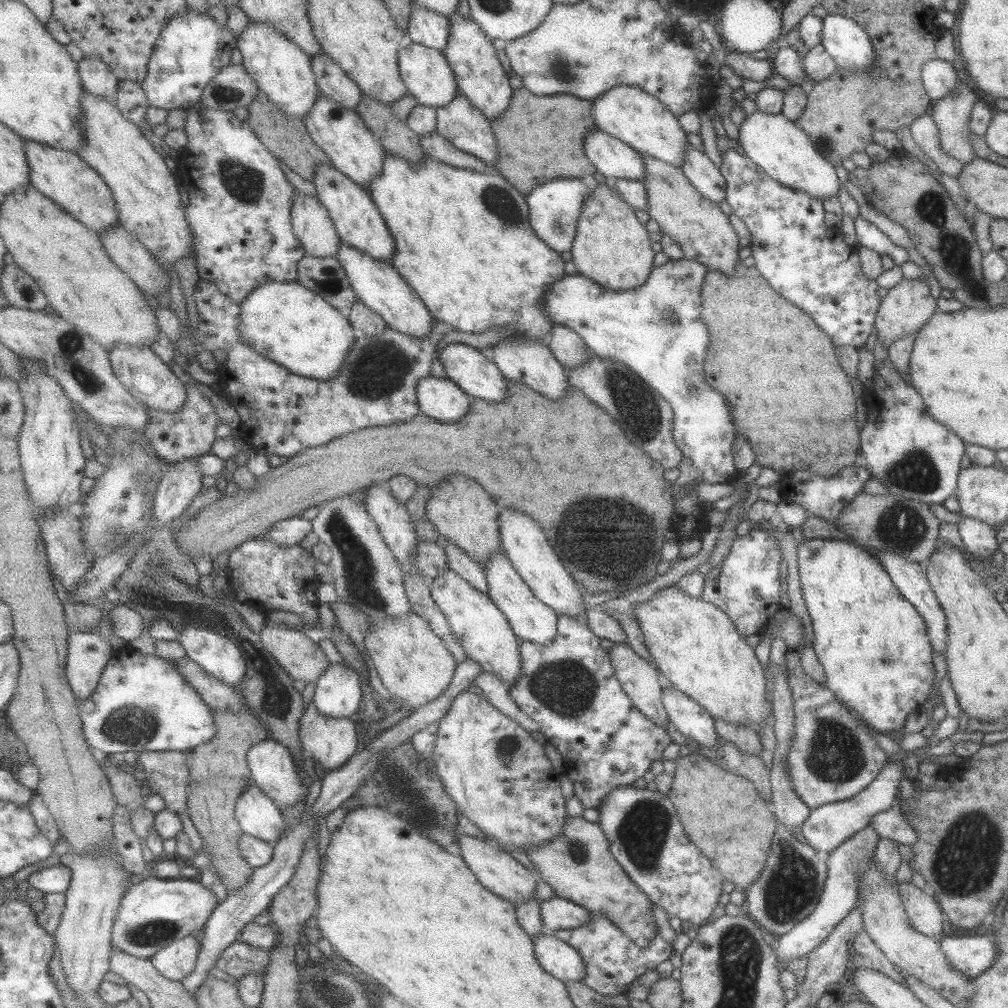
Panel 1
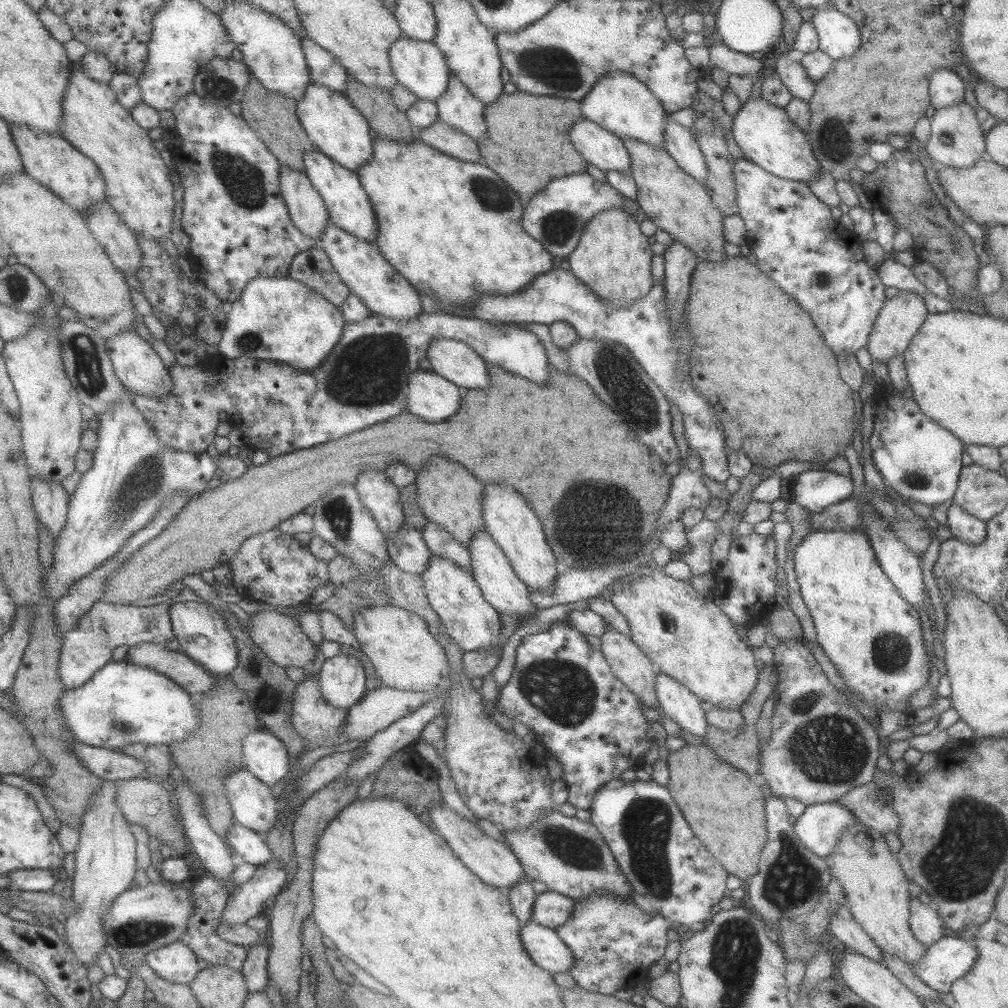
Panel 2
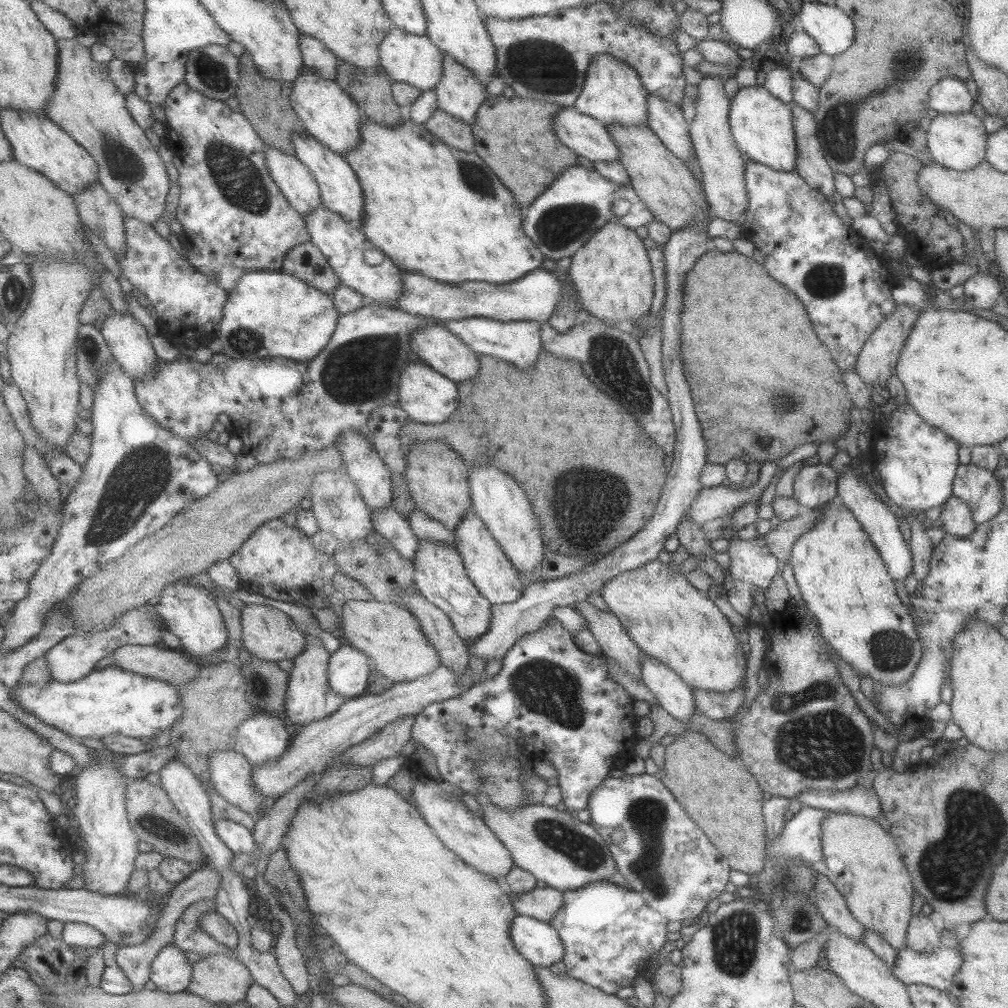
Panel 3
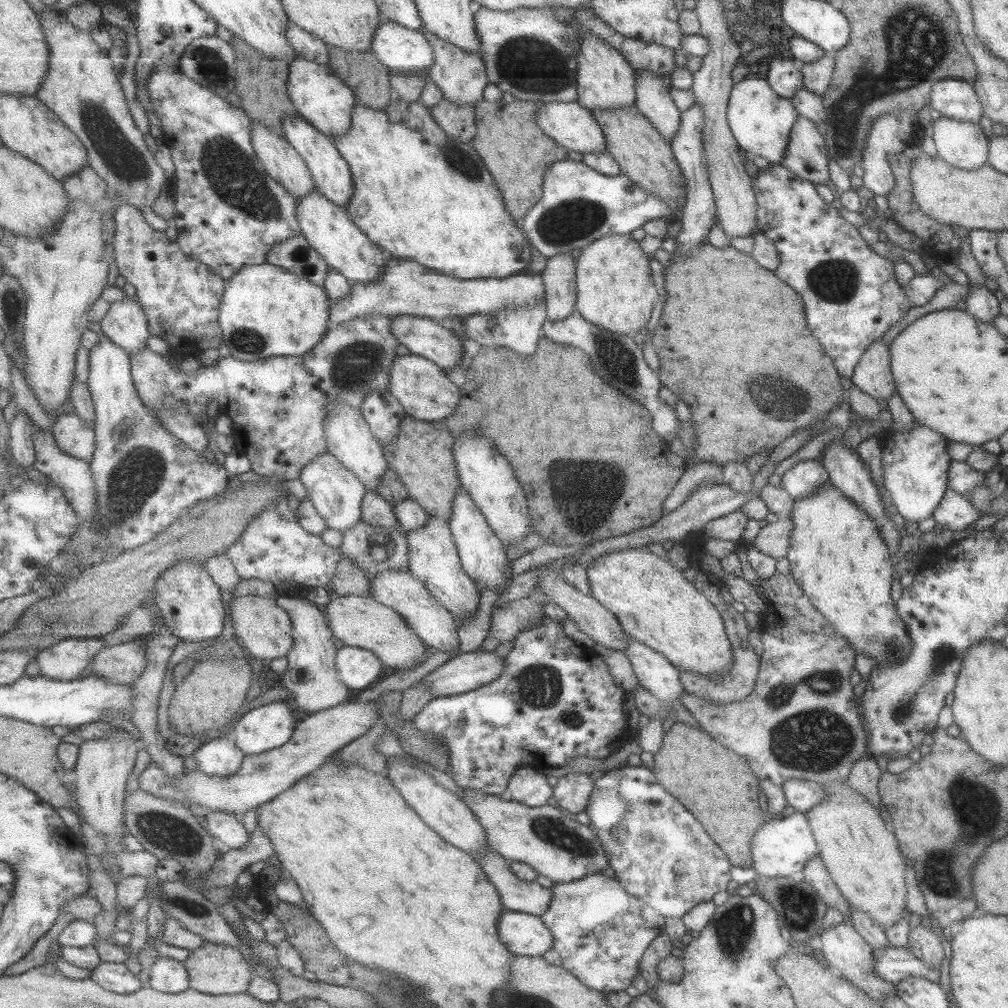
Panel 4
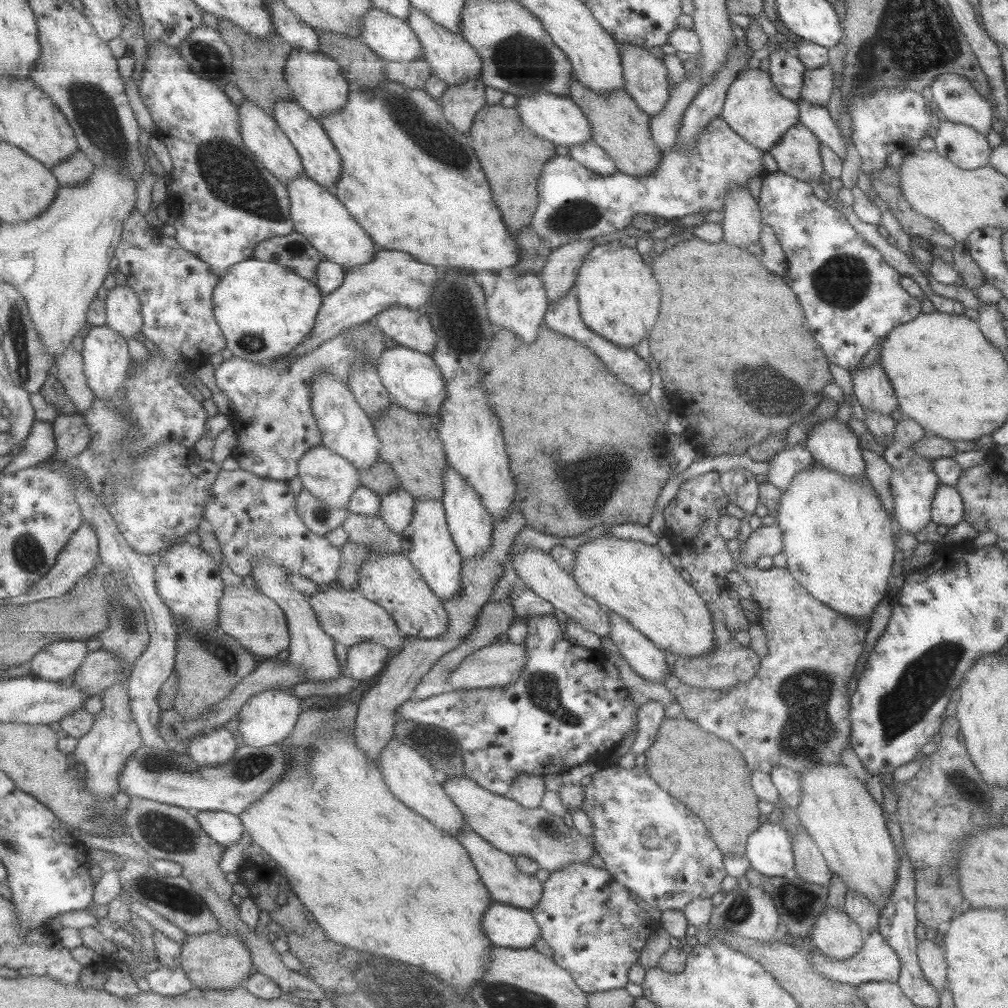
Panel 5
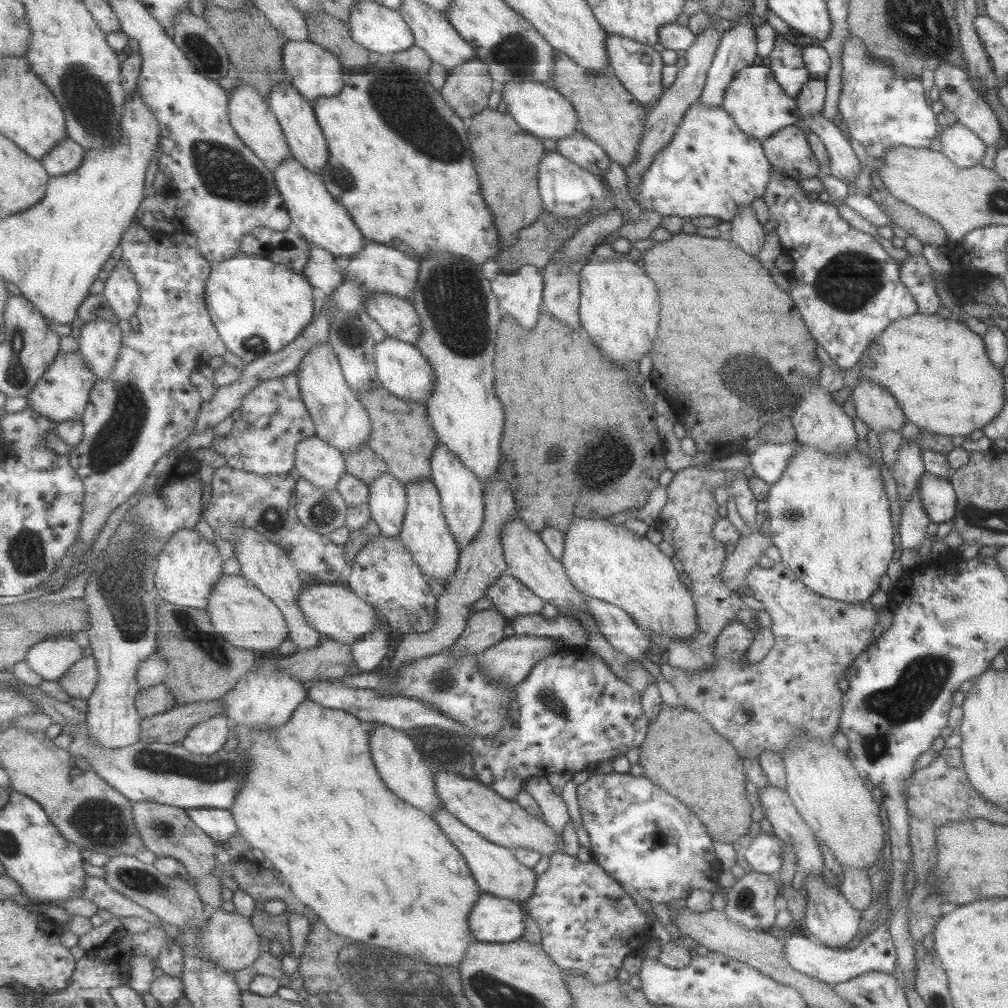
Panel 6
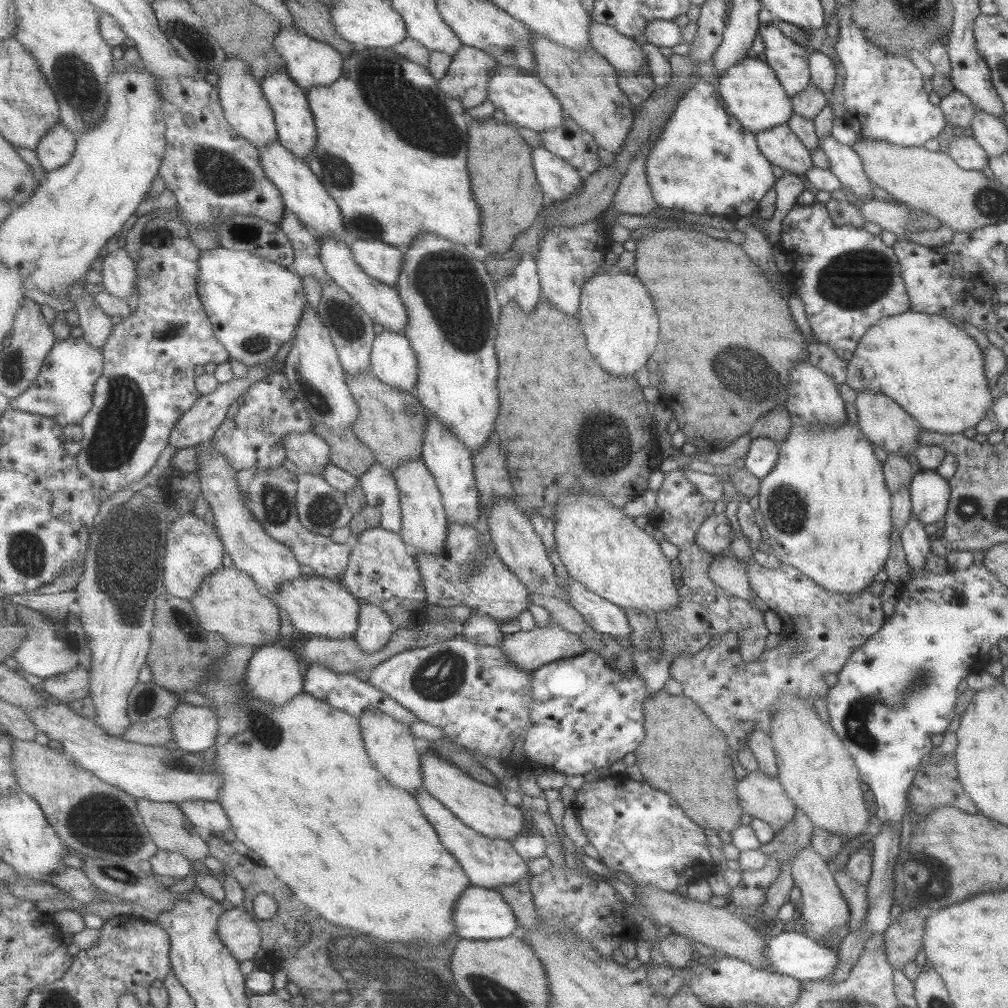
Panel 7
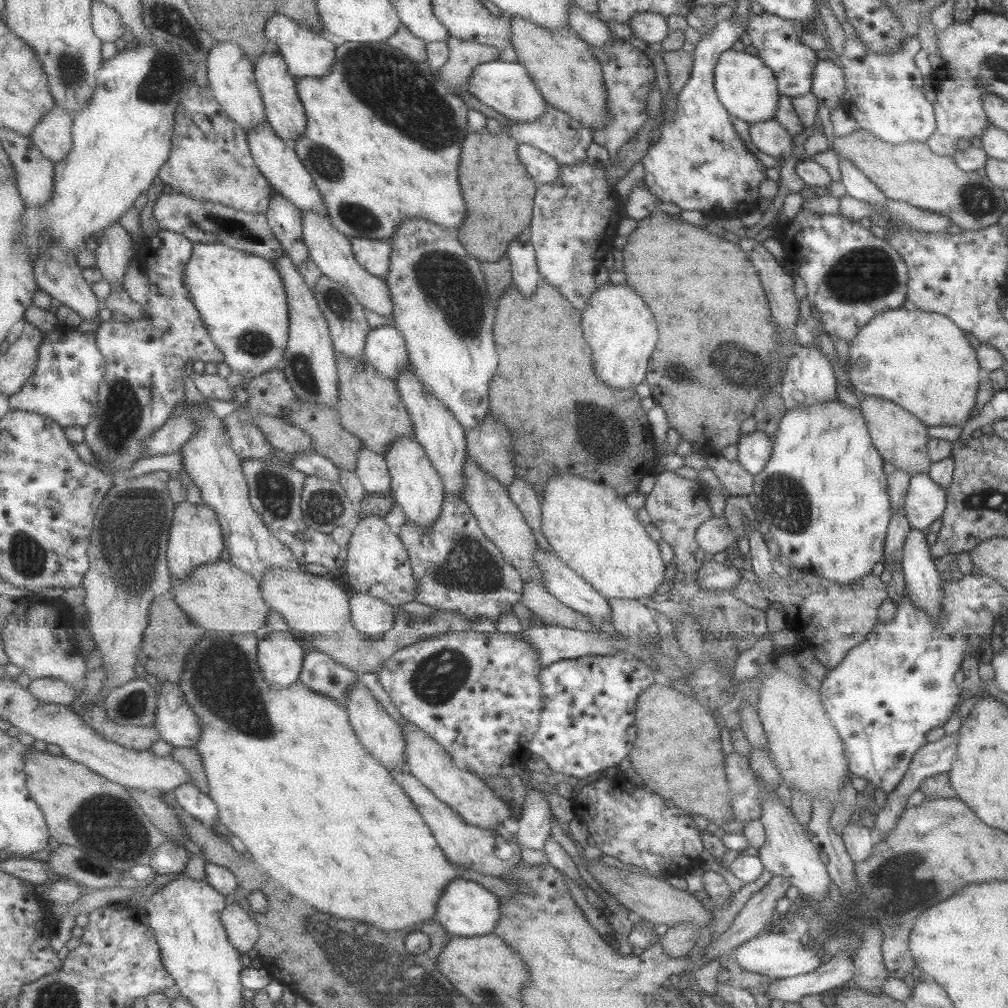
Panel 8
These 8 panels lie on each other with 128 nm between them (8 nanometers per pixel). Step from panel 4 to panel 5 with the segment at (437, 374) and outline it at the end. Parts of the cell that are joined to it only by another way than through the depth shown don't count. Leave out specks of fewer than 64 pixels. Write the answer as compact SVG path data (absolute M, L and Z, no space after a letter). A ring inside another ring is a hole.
M397 344L395 347L383 351L378 360L378 371L382 382L390 391L393 401L397 401L413 412L439 415L441 405L448 397L447 383L445 383L441 367L431 354Z

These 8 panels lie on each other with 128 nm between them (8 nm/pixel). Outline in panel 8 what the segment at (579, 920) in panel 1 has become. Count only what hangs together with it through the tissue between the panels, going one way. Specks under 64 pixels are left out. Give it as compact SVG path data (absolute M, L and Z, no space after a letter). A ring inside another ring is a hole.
M397 767L392 770L395 780L403 786L410 795L419 812L426 819L426 823L432 828L438 843L448 858L456 865L465 866L467 870L475 870L483 874L503 876L522 860L522 848L513 840L503 838L496 830L475 826L467 822L462 814L453 810L447 802L443 802L430 788L427 788L409 770Z

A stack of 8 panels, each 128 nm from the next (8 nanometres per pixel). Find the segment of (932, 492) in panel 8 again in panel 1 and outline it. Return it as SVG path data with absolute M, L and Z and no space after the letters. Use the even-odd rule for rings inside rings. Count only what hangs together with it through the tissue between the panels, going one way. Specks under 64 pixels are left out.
M961 517L956 523L962 549L977 558L991 557L998 548L995 541L996 531L991 525L971 517Z

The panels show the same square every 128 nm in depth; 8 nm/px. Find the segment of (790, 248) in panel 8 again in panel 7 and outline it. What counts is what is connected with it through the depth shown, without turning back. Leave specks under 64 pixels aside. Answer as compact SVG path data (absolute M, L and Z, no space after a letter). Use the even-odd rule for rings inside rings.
M812 202L808 205L793 205L780 222L780 246L781 251L789 256L793 261L793 268L786 275L788 281L792 286L792 292L800 297L803 302L804 312L812 334L817 338L818 342L826 344L831 350L841 359L848 361L854 353L855 347L862 337L862 334L873 326L880 318L886 316L893 316L910 310L910 302L906 288L901 276L901 267L898 258L895 256L893 250L889 246L885 246L880 240L880 235L871 234L861 227L856 227L850 224L835 225L829 218L827 209L824 203Z

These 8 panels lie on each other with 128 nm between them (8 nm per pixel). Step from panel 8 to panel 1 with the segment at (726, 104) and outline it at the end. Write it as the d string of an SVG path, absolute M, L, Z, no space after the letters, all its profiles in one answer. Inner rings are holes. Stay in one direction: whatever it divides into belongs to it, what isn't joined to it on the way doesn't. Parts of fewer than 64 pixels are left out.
M757 110L745 117L738 130L739 138L737 141L744 151L743 155L750 158L764 174L767 174L767 177L783 184L783 186L806 192L817 198L817 200L823 200L831 195L836 196L838 187L841 184L835 174L835 168L817 152L807 134L804 134L803 130L793 124L793 121L787 120L781 114L771 115Z

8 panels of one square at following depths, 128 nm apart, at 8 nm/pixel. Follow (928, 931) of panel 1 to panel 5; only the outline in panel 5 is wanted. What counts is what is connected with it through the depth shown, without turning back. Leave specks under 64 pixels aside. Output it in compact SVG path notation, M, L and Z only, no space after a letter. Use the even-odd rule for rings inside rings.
M924 939L916 944L918 965L925 980L935 992L939 993L946 986L946 962L944 949L933 943L933 940Z

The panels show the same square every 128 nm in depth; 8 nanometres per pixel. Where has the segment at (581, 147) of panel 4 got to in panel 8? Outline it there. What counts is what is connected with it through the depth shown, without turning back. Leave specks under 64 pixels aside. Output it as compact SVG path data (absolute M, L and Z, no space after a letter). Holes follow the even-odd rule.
M496 60L479 64L474 68L468 80L468 92L483 105L493 108L511 121L533 122L537 118L541 118L543 114L547 114L547 110L549 110L546 98L531 78L527 67L518 60L516 62Z

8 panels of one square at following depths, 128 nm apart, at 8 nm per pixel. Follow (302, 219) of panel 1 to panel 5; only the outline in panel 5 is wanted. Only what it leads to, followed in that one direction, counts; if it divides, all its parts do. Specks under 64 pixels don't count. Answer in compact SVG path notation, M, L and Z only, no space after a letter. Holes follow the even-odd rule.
M245 98L243 103L239 105L239 115L241 115L242 136L247 148L257 156L267 170L279 178L279 181L288 185L291 180L301 178L301 174L307 174L302 156L297 148L286 136L277 120L267 114L263 107L257 106L253 99Z

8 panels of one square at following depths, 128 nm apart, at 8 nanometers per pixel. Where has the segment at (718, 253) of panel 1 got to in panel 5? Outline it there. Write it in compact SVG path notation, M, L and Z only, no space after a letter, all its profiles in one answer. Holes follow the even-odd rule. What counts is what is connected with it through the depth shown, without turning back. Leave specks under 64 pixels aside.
M577 78L570 86L570 97L579 104L583 115L590 120L591 140L598 144L613 159L618 173L630 176L649 176L662 157L649 133L650 117L637 106L623 88L608 93L596 93L582 85Z

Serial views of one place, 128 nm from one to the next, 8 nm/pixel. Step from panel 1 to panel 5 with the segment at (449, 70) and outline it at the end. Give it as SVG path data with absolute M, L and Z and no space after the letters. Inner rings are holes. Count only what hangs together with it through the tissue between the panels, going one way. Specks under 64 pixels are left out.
M377 7L367 12L361 39L391 63L425 56L421 39L410 23Z

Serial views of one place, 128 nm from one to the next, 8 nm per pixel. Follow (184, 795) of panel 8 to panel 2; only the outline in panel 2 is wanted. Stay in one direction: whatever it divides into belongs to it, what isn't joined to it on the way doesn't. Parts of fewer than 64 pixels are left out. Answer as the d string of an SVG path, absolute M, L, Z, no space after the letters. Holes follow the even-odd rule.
M239 822L233 823L226 835L232 850L249 864L266 865L275 859L268 842L263 840L263 834L251 830L248 826Z

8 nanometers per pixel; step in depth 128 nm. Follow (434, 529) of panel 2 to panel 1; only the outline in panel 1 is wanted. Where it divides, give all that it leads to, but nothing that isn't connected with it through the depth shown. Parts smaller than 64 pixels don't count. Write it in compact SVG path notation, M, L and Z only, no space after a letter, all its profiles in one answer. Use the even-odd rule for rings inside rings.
M440 534L436 544L444 548L451 569L466 578L471 586L477 587L479 592L489 596L489 580L484 566L460 546L453 544L445 535Z

